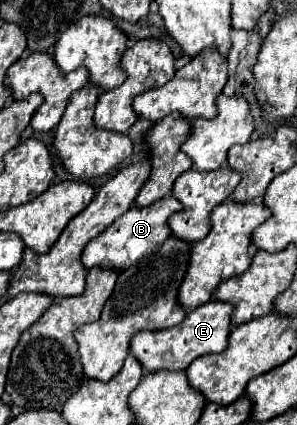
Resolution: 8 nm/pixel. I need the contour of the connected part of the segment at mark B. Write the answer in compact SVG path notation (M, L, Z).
M162 197L158 201L154 201L148 207L132 207L130 211L126 211L122 217L118 217L104 233L100 233L98 237L94 237L82 251L80 261L86 269L92 267L102 267L102 269L126 269L132 267L134 263L138 263L142 257L152 255L154 251L158 251L158 247L170 237L170 229L166 225L168 217L178 211L182 205L174 199L174 197Z

